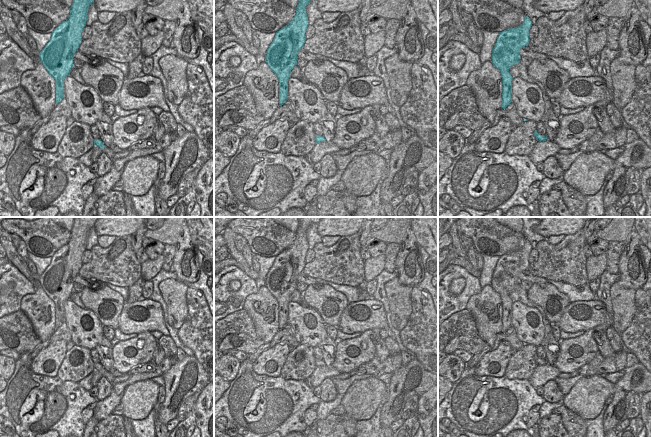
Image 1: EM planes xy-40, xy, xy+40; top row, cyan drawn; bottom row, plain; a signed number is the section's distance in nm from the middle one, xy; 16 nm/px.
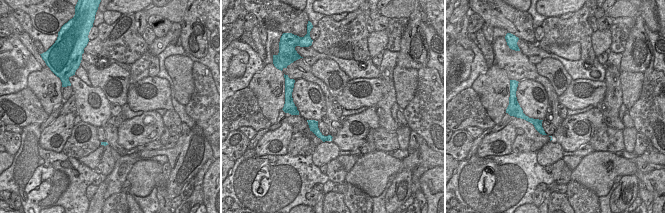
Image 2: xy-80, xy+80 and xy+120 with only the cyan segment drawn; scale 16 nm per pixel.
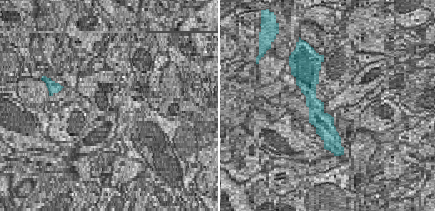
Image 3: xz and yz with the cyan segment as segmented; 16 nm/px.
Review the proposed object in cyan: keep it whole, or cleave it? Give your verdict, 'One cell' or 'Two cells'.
Two cells.

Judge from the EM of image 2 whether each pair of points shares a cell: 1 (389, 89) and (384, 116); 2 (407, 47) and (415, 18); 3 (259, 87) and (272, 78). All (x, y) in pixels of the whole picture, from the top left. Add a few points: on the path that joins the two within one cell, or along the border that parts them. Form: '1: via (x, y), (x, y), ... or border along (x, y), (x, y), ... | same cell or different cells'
1: via (389, 96), (384, 109) | same cell
2: via (408, 40), (408, 33), (414, 25) | same cell
3: via (262, 84), (269, 79) | same cell

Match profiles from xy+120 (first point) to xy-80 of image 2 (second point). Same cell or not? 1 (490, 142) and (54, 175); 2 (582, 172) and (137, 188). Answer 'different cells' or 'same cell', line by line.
1: different cells
2: same cell

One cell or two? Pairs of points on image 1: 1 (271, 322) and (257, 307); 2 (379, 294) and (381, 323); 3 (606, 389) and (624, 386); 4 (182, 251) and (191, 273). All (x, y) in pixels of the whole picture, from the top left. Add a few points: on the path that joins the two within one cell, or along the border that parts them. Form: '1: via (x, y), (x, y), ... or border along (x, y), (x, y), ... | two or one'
1: via (267, 318), (261, 311) | one
2: border along (356, 301), (375, 298), (382, 304), (386, 312) | two
3: border along (615, 384), (613, 393) | two
4: via (185, 256), (187, 268) | one

